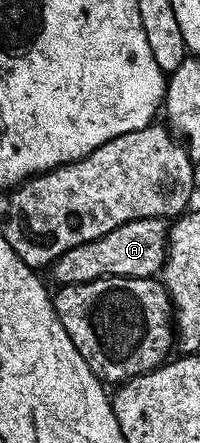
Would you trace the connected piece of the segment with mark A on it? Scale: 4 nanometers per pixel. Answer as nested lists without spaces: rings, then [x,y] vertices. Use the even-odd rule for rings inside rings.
[[[139,218],[130,220],[98,240],[86,240],[62,256],[58,256],[50,267],[52,278],[60,286],[81,286],[99,278],[152,278],[164,268],[168,253],[169,223],[162,218]]]

